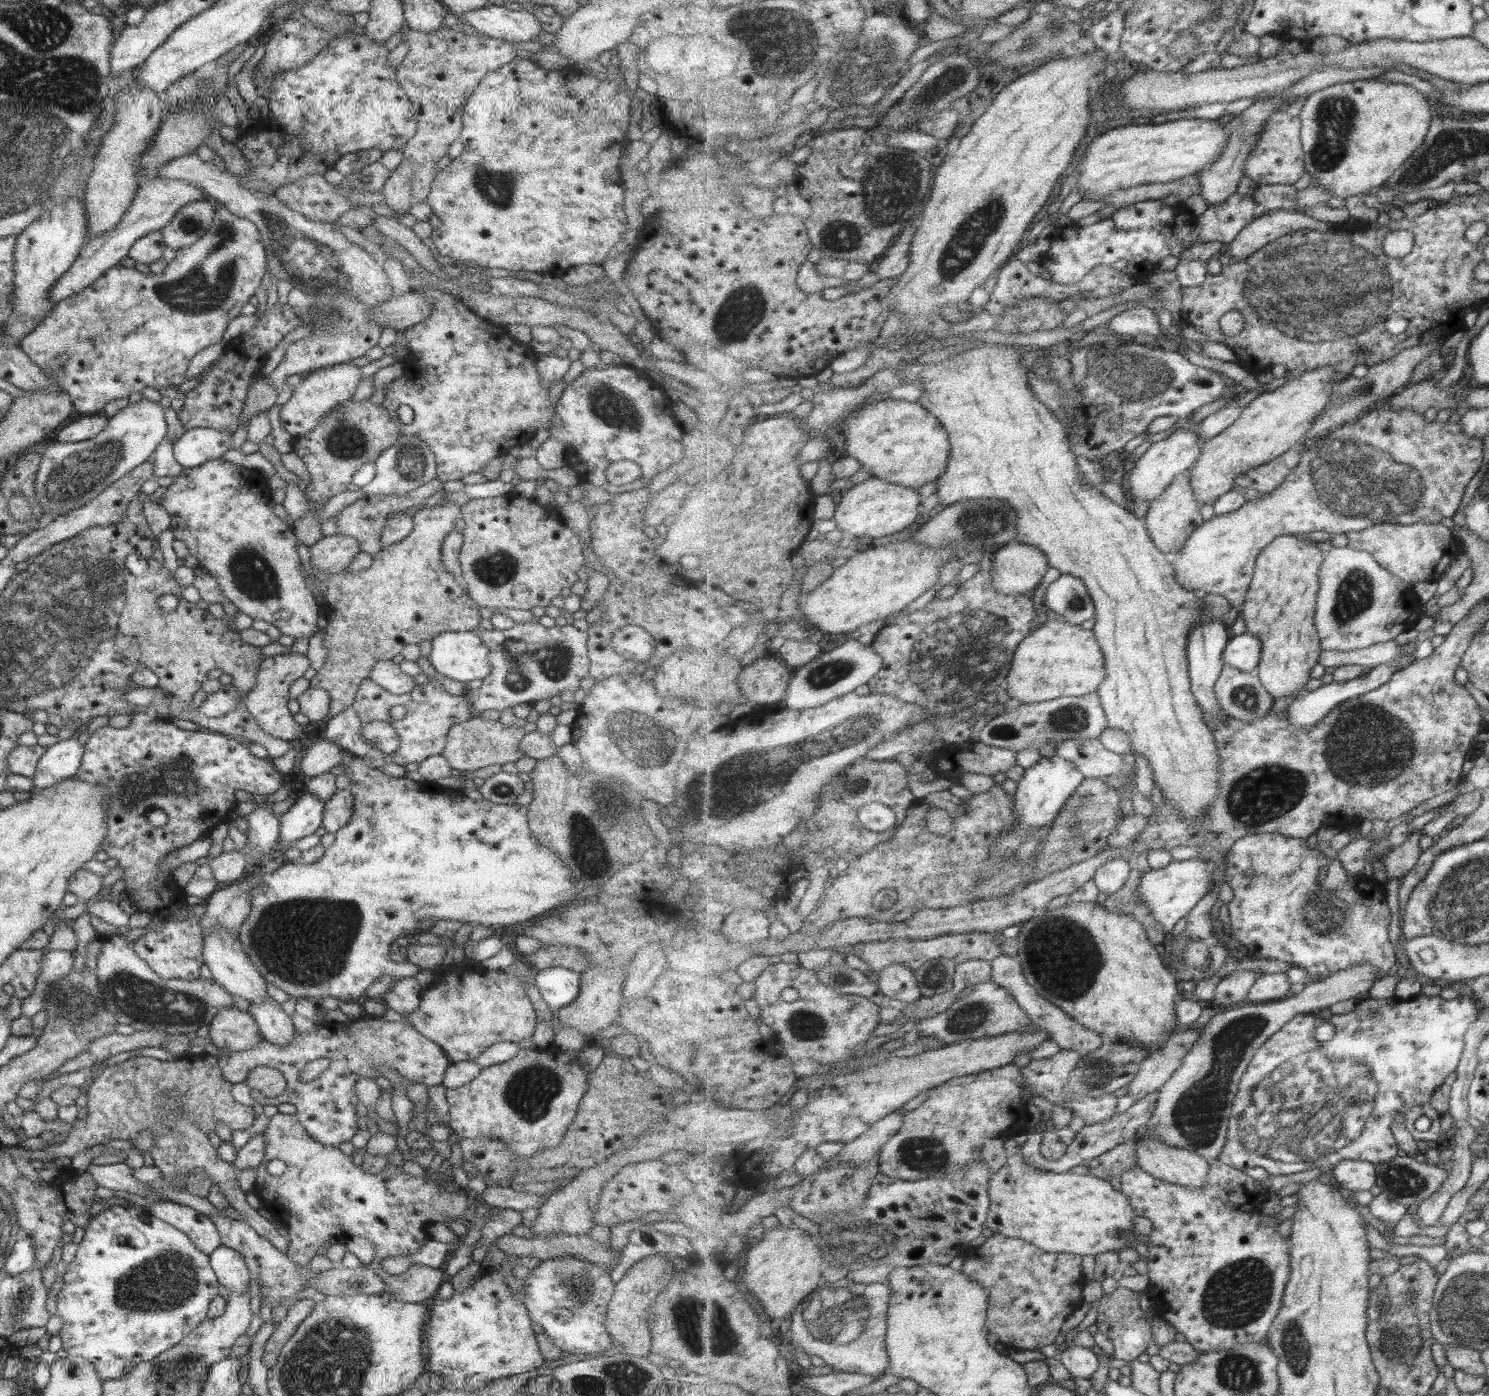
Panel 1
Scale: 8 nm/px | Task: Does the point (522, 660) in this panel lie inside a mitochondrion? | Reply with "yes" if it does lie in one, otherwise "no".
yes

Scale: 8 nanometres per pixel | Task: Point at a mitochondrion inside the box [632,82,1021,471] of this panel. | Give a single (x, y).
(884, 212)

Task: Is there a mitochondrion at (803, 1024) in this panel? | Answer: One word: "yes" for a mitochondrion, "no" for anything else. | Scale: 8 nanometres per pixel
yes

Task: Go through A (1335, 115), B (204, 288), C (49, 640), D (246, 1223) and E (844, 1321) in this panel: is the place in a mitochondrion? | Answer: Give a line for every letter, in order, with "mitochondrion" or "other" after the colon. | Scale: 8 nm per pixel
A: mitochondrion
B: mitochondrion
C: mitochondrion
D: other
E: mitochondrion

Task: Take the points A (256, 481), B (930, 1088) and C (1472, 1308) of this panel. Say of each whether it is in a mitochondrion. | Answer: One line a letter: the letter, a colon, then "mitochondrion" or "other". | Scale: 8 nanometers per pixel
A: other
B: other
C: mitochondrion

